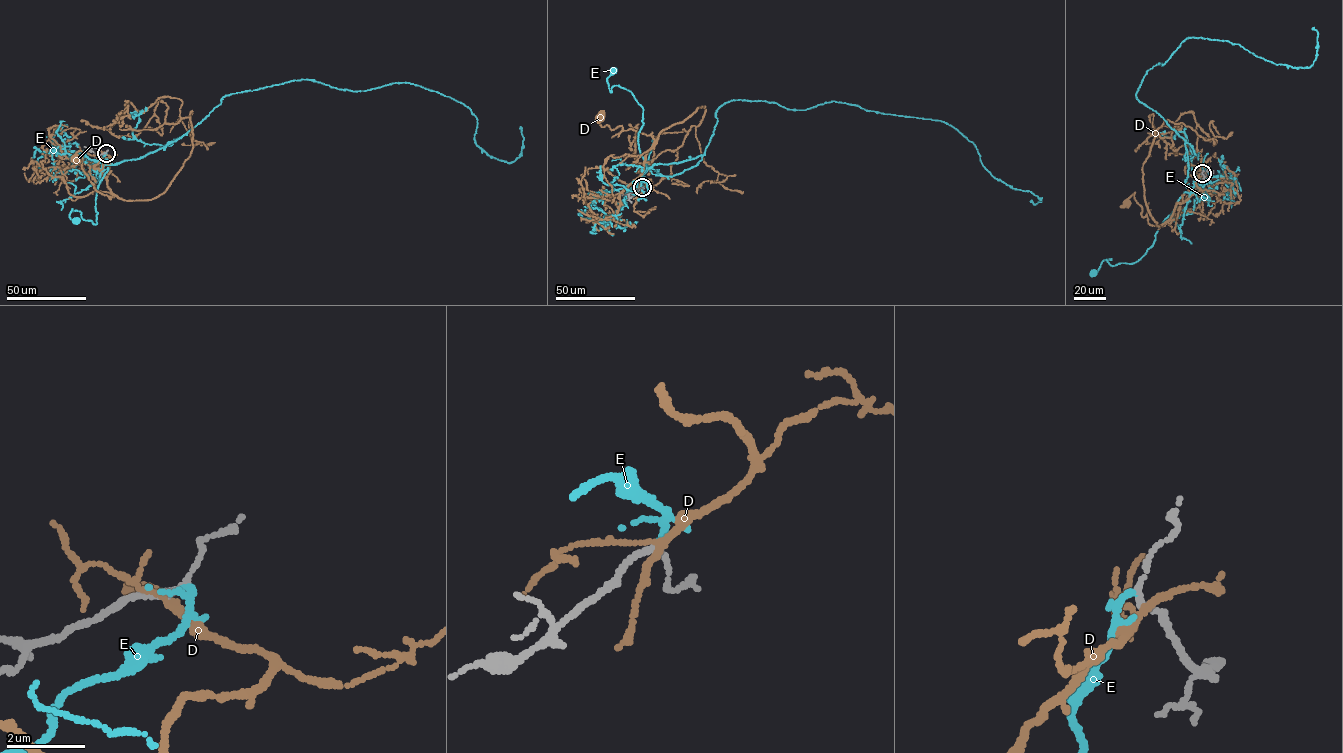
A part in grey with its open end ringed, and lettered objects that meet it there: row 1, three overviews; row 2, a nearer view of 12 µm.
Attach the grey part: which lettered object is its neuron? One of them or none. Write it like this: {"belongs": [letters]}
{"belongs": ["E"]}

